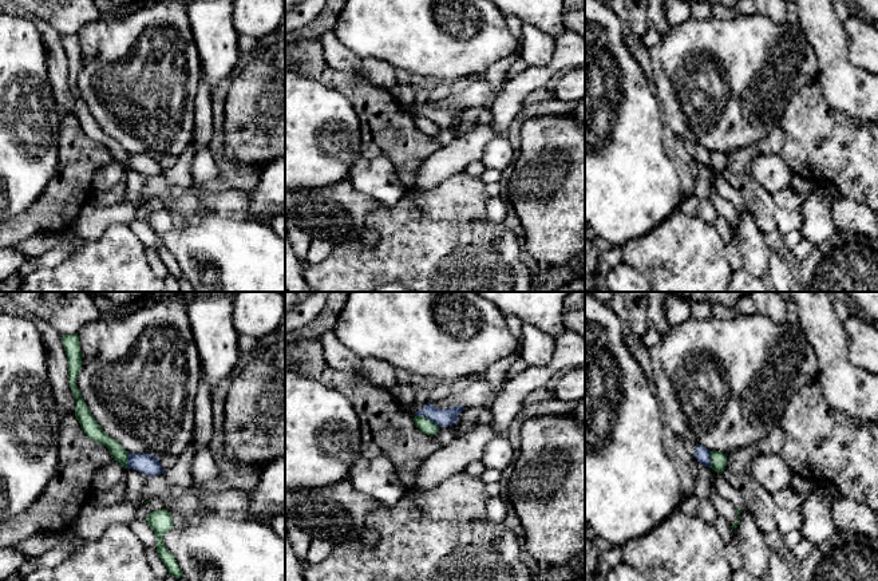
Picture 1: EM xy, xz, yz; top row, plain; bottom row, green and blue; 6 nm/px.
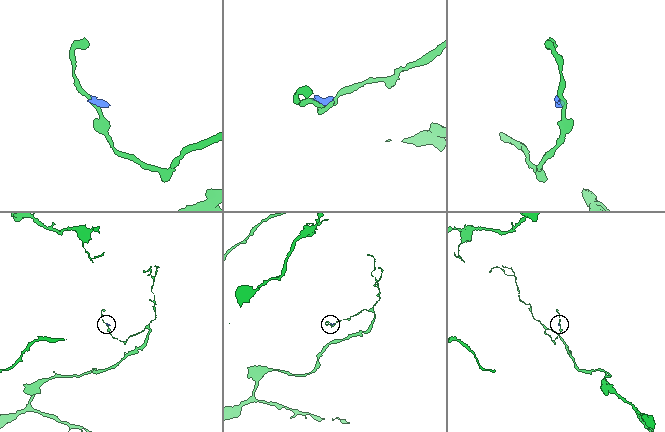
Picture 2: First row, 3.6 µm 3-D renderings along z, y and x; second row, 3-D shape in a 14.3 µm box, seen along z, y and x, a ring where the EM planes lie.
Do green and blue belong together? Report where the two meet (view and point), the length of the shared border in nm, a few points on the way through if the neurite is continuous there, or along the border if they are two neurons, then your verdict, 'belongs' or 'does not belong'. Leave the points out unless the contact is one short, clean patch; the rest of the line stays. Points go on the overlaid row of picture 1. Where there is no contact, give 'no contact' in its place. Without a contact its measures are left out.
contact xz (426, 418); length 170 nm; border xz (415, 415), (423, 415), (439, 426); does not belong

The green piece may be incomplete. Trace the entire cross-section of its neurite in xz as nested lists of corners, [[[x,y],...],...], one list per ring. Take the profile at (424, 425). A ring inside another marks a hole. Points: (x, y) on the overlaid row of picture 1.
[[[415,416],[414,422],[416,427],[427,435],[432,436],[439,431],[439,426],[436,426],[434,422],[431,422],[430,419],[424,416]]]

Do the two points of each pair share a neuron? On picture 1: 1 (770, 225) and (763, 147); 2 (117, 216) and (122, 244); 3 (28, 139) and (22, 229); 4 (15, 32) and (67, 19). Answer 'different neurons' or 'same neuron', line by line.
1: same neuron
2: different neurons
3: different neurons
4: different neurons

